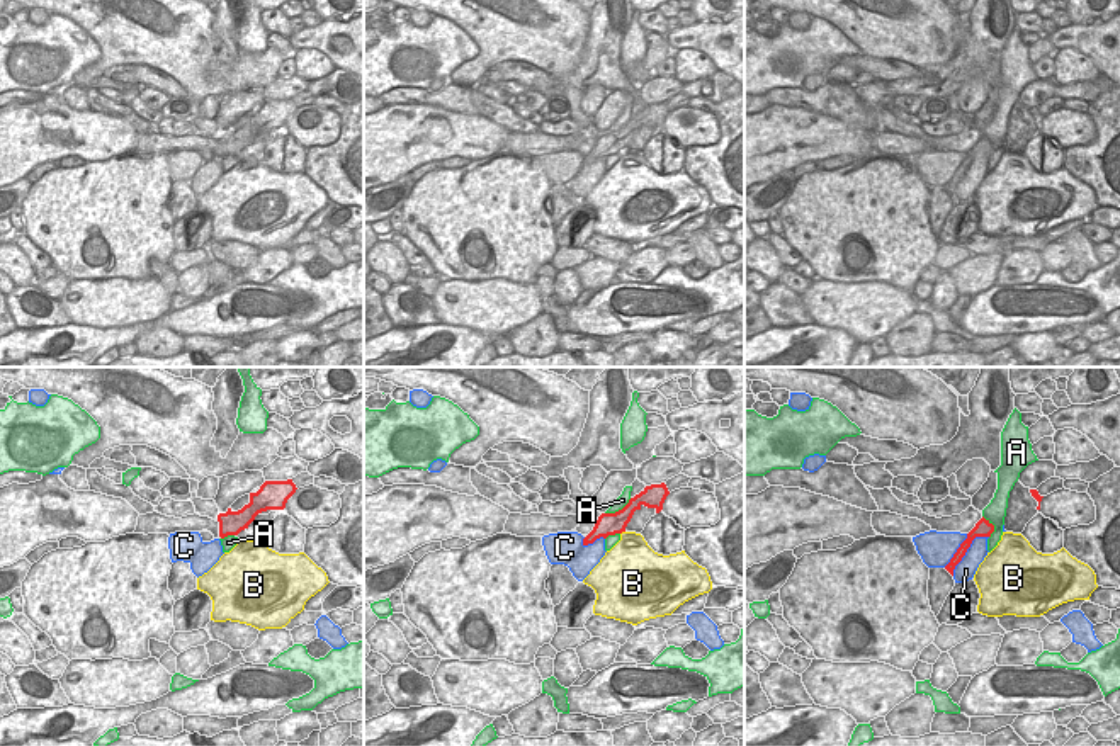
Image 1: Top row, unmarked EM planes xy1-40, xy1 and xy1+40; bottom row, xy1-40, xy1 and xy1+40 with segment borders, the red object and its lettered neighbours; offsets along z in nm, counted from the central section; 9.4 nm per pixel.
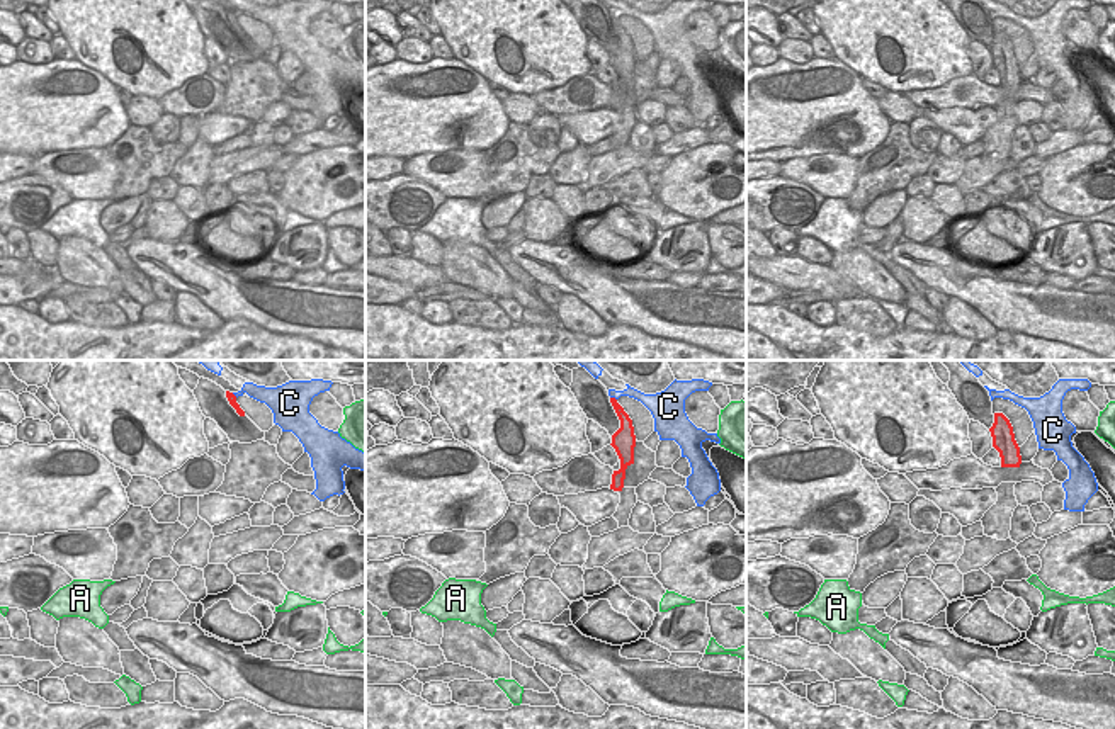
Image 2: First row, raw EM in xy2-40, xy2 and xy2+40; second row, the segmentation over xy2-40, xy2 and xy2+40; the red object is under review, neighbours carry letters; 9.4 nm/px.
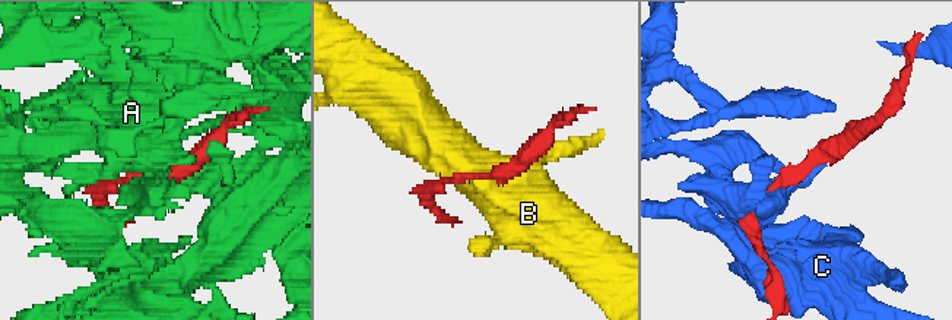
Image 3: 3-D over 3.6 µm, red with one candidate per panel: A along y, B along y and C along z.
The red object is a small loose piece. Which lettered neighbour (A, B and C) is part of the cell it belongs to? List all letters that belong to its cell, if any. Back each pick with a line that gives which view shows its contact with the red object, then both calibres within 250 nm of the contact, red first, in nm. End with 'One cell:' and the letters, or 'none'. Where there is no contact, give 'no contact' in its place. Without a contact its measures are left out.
One cell: none

